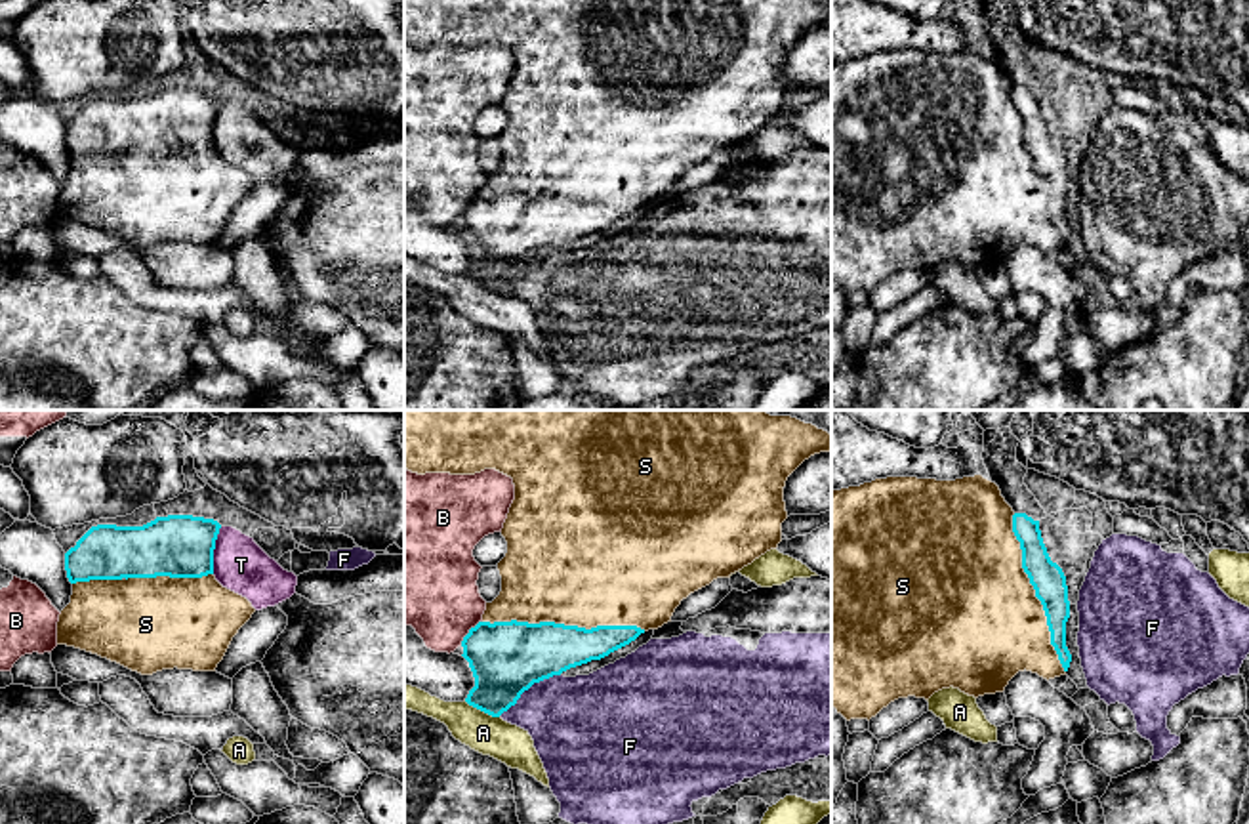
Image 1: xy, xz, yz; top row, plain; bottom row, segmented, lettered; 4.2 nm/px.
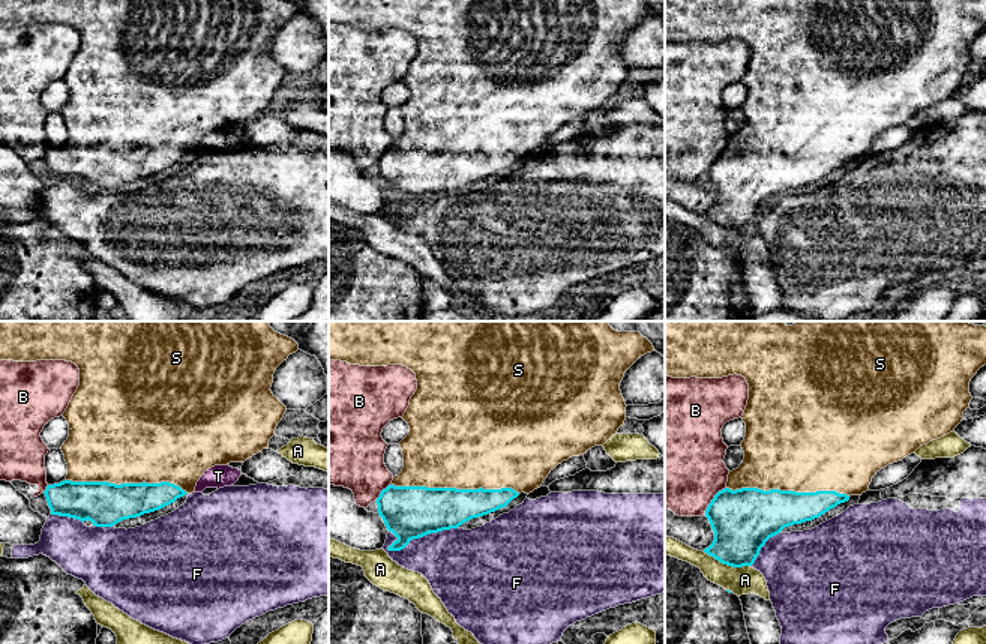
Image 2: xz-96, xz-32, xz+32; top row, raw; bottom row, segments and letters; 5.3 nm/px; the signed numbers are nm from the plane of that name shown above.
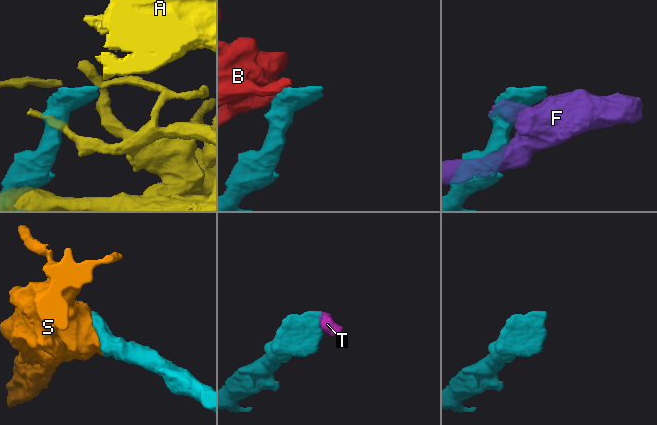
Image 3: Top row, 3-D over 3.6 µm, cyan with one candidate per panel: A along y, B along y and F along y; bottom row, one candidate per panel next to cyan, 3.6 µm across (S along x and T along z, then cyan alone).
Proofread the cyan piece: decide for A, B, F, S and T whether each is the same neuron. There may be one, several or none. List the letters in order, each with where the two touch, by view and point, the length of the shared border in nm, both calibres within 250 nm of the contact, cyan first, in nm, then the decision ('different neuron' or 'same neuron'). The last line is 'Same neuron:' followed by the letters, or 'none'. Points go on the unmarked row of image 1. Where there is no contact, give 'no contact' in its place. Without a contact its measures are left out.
A: contact xz (481, 283); length 170 nm; calibres 300 and 160 nm; different neuron
B: contact xz (470, 205); length 140 nm; calibres 300 and 380 nm; different neuron
F: contact xz (527, 262); length 320 nm; calibres 300 and 380 nm; different neuron
S: contact xz (563, 197); length 700 nm; calibres 280 and 500 nm; same neuron
T: contact xy (214, 121); length 200 nm; calibres 280 and 220 nm; different neuron
Same neuron: S

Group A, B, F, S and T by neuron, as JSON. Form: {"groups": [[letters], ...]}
{"groups": [["A"], ["B"], ["F"], ["S"], ["T"]]}

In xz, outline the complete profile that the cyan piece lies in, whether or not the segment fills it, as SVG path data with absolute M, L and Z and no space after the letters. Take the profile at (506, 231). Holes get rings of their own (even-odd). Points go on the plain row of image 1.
M404 0L404 40L412 46L475 48L496 42L513 52L515 72L509 80L502 109L507 126L498 135L502 164L486 175L482 193L463 210L463 231L475 250L465 275L492 290L517 277L534 256L563 244L601 233L629 217L641 206L671 195L675 181L690 166L717 151L730 151L782 114L782 95L788 92L784 59L788 50L810 29L831 25L831 8L818 0Z

